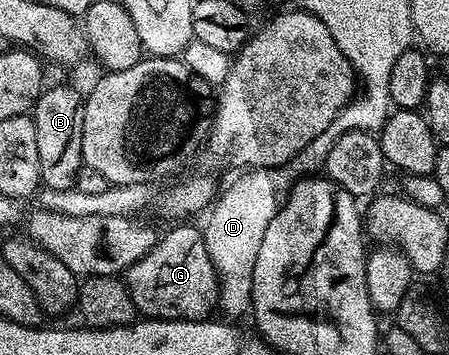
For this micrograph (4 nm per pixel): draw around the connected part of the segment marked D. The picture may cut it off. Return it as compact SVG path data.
M278 167L276 169L247 169L238 172L238 177L229 186L220 190L219 196L214 200L208 210L207 218L209 222L203 225L205 235L205 246L207 255L211 255L211 263L217 272L217 281L221 284L221 300L219 309L226 318L241 319L253 308L253 276L255 275L255 259L259 256L259 246L263 243L263 235L267 232L267 227L271 219L285 205L285 200L289 197L289 192L293 190L295 176L292 168Z

